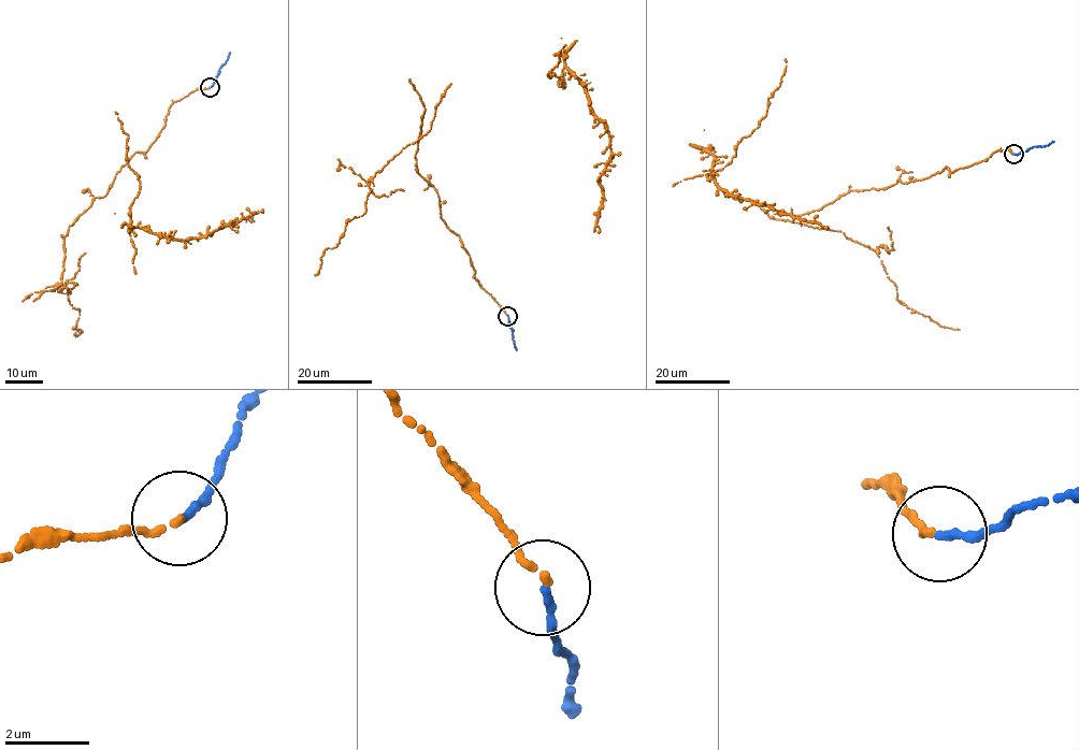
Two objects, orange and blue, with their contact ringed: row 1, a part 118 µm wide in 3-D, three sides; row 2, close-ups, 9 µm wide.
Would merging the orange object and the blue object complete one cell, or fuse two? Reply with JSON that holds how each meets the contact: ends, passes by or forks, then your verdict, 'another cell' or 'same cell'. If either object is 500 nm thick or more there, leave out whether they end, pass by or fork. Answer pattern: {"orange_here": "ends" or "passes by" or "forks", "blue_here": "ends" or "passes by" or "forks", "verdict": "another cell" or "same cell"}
{"orange_here": "ends", "blue_here": "ends", "verdict": "same cell"}

